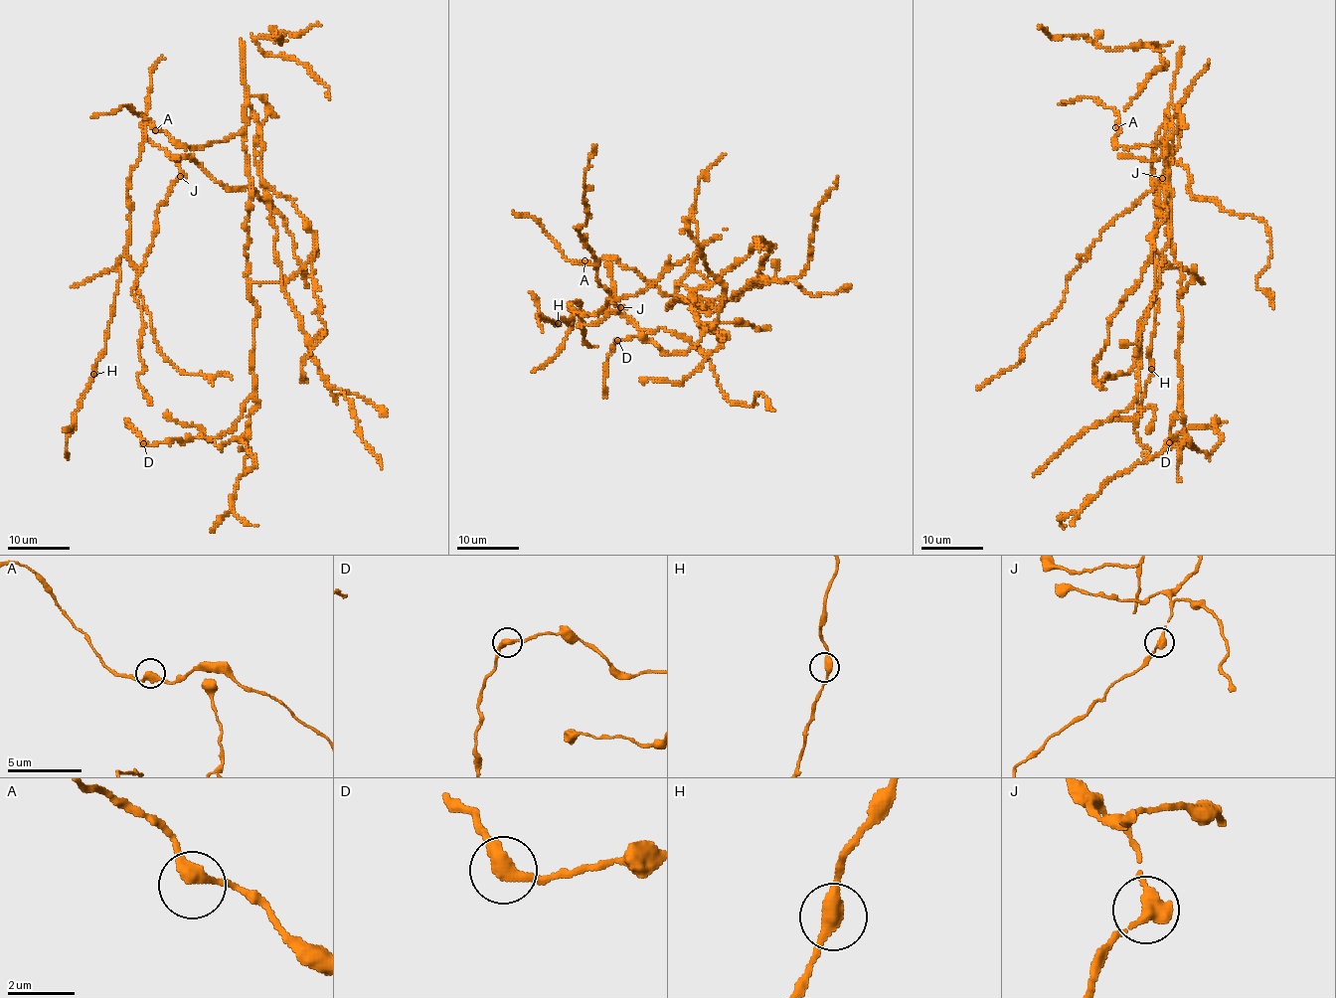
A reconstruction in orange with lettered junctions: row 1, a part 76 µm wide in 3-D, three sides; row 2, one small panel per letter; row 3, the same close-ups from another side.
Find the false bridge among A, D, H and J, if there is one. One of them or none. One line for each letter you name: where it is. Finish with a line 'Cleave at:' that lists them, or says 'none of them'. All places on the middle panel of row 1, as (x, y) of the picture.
J: at (620, 307)
Cleave at: J

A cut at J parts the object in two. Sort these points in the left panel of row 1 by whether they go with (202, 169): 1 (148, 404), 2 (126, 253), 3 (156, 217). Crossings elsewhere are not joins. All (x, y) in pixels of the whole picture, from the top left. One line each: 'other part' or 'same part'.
1: other part
2: same part
3: other part

